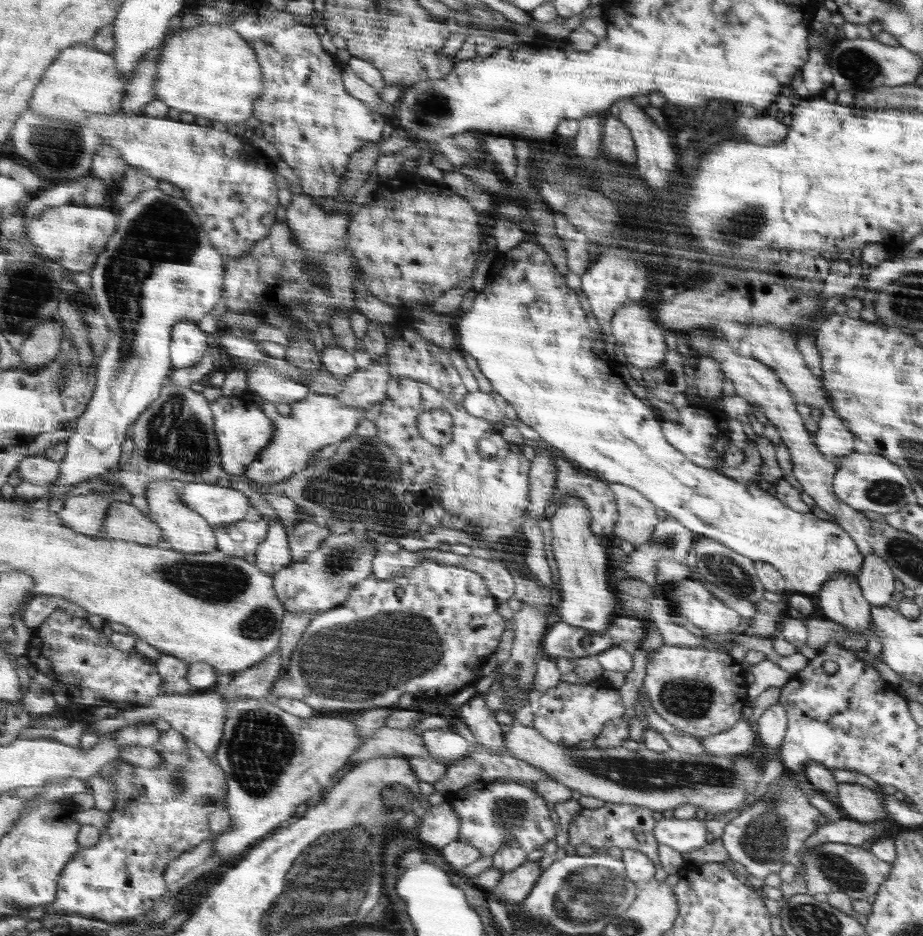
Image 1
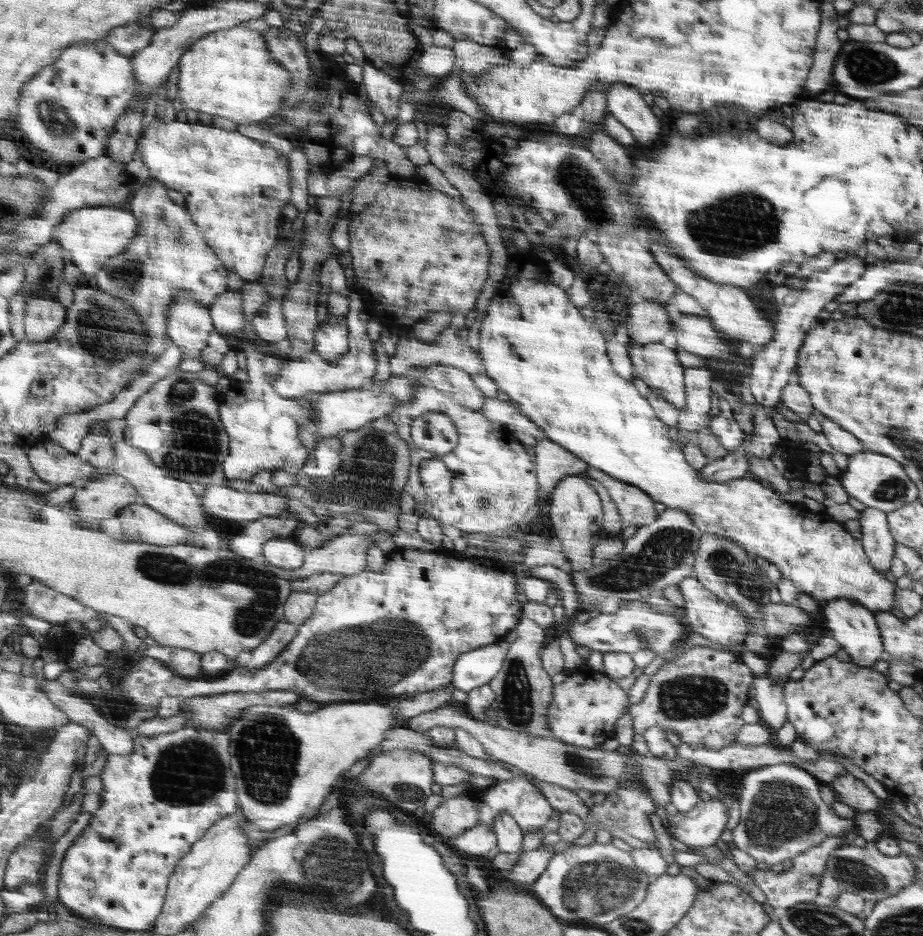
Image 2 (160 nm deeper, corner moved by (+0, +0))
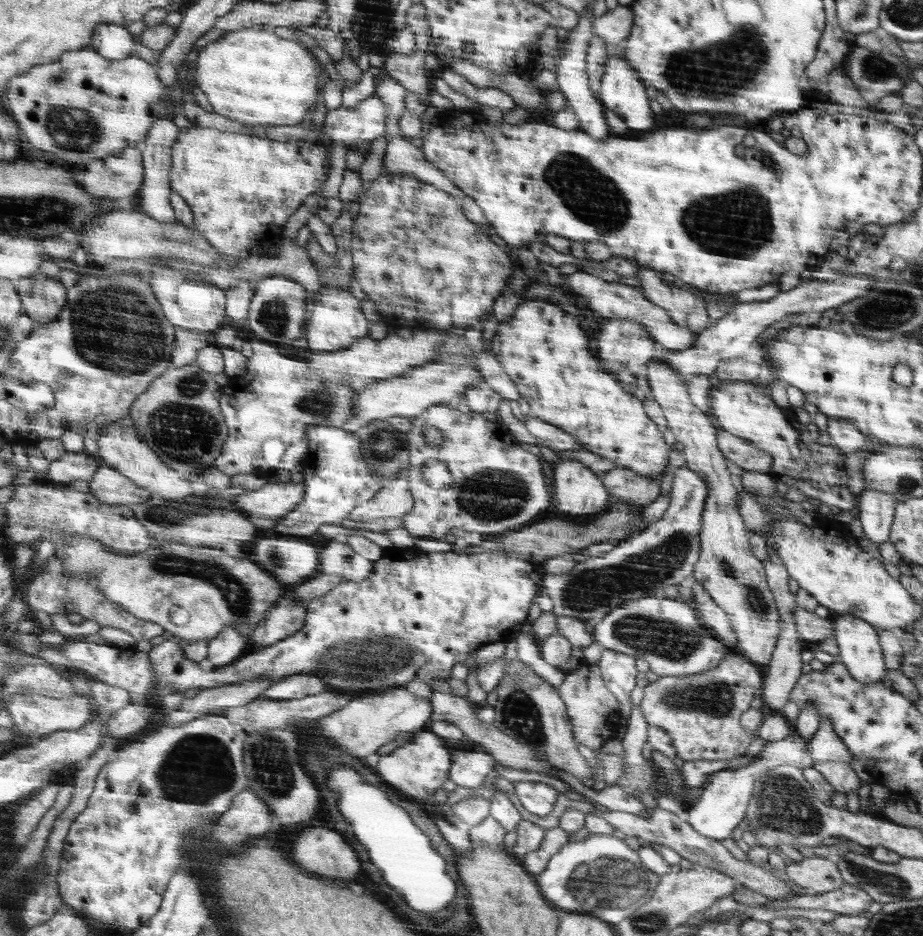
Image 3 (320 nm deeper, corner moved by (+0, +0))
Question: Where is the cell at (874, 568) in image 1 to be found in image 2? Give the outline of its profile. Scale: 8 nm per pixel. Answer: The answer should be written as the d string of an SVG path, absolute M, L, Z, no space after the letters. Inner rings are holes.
M866 509L861 512L859 521L863 533L860 541L865 543L869 561L878 572L881 572L880 574L888 574L887 570L891 567L892 559L896 554L896 542L889 532L886 513Z

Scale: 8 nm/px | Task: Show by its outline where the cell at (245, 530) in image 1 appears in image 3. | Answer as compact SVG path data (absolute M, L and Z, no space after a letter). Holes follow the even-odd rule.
M310 425L306 428L309 448L301 461L304 476L304 498L296 509L278 522L273 528L284 537L310 537L318 533L318 528L325 524L339 525L348 519L354 507L374 498L383 484L378 474L372 472L369 459L363 455L358 435L347 432L341 427L323 427Z

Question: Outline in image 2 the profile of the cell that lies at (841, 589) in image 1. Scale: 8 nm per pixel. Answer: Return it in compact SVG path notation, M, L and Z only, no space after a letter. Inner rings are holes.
M852 598L825 602L822 604L822 611L824 613L824 628L836 642L840 643L842 650L848 652L852 658L851 661L858 666L871 668L874 662L880 658L880 654L885 651L884 639L881 637L876 614Z

